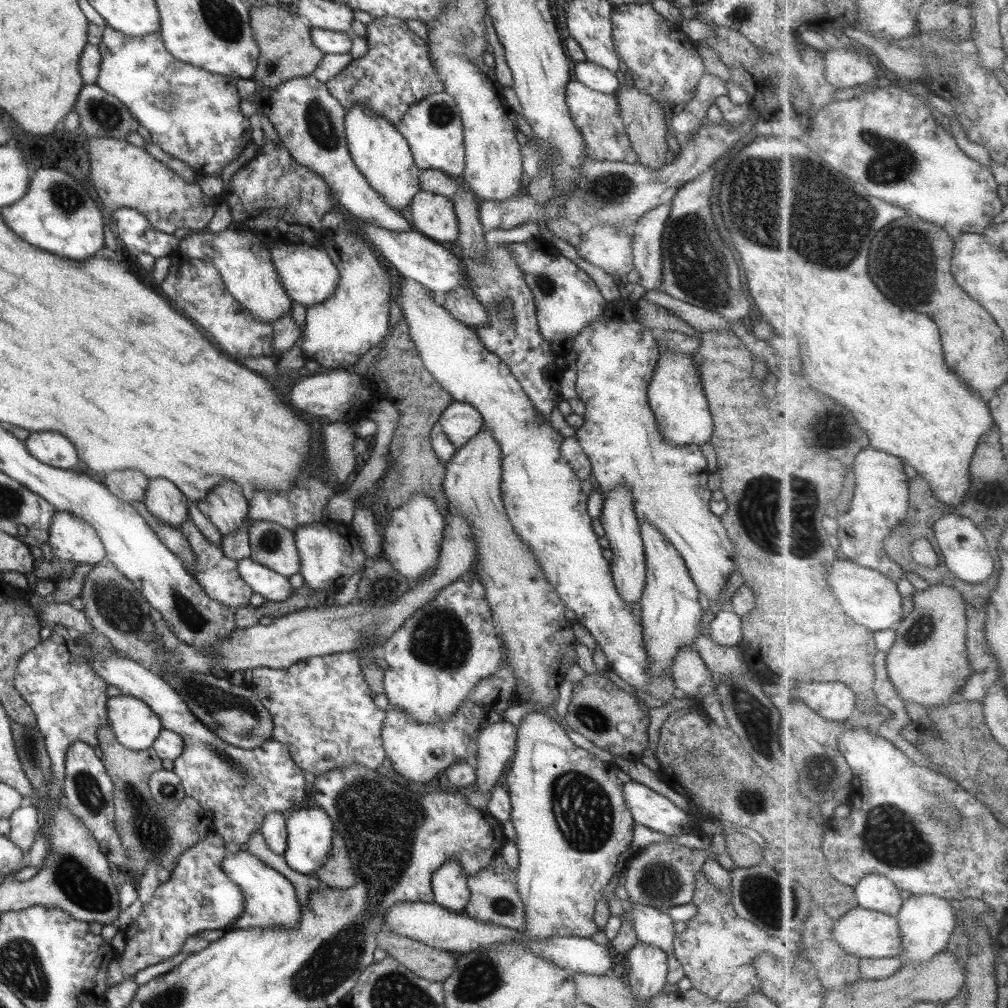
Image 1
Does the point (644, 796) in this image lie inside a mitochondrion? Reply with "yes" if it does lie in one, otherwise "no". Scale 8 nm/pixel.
no

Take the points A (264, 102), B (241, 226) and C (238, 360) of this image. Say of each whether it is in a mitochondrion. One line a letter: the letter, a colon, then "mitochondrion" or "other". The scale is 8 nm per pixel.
A: other
B: other
C: other

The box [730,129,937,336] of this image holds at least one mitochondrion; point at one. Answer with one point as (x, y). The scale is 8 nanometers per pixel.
(910, 276)

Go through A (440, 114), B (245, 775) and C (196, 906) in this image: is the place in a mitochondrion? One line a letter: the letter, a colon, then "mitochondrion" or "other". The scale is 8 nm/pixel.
A: mitochondrion
B: mitochondrion
C: other

